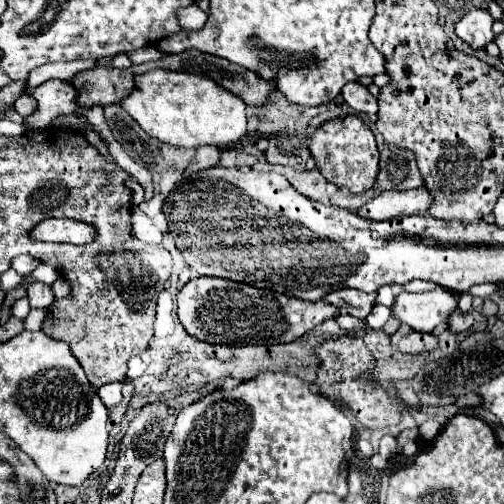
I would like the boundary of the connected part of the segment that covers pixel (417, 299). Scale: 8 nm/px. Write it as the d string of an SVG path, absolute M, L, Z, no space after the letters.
M435 288L419 294L401 292L399 296L395 296L391 312L401 324L407 324L415 332L431 332L437 324L447 322L447 316L455 308L457 308L455 292Z

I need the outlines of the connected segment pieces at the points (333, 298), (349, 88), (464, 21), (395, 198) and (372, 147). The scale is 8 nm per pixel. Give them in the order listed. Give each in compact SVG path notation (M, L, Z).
M343 288L343 290L335 290L335 292L327 294L325 302L333 304L337 308L343 308L343 312L347 312L355 318L365 320L375 304L375 298L377 298L377 294L365 294L365 292L359 292L353 288Z
M347 82L341 90L341 96L343 96L345 104L351 106L355 112L363 112L367 116L377 114L377 98L371 96L369 90L365 86L361 86L359 82Z
M473 8L469 10L459 22L457 22L457 28L455 28L455 34L467 42L471 48L475 50L483 50L485 44L489 44L495 36L491 32L491 26L493 26L493 18L487 10L481 10L481 8Z
M417 188L415 192L381 192L377 198L357 208L355 214L367 220L391 220L397 216L413 216L423 214L431 206L431 196L425 188Z
M345 116L343 120L329 120L317 128L311 136L309 150L317 162L317 170L327 178L327 182L347 188L349 192L361 194L375 184L379 152L375 144L375 136L369 126L357 116Z

